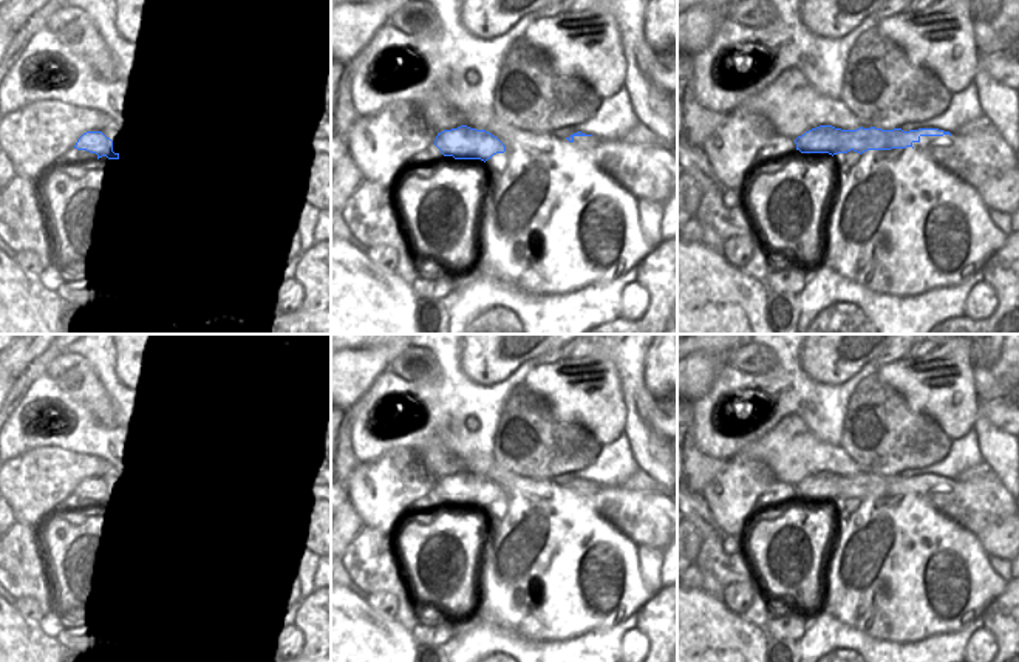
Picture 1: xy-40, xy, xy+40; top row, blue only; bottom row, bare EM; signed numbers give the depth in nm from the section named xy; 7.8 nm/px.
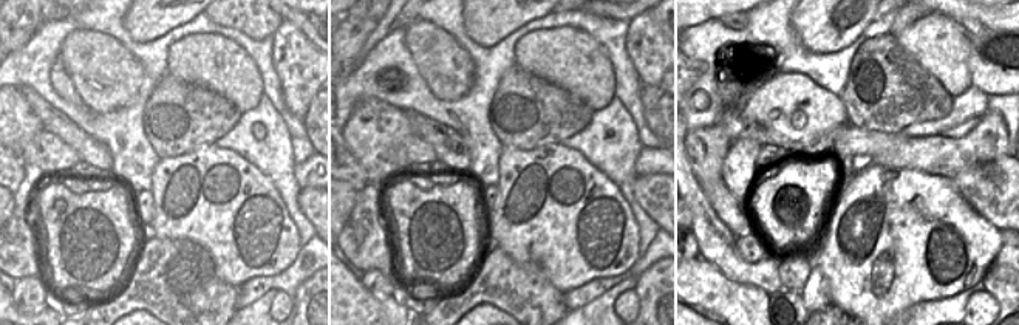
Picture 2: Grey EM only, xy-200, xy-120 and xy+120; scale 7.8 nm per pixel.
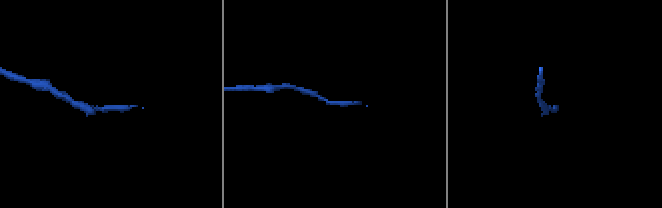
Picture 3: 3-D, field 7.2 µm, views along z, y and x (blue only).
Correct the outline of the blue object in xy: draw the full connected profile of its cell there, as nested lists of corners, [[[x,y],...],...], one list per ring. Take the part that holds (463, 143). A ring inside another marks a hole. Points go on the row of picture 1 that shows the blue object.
[[[467,125],[438,133],[435,145],[444,156],[481,159],[484,162],[493,155],[506,152],[506,145],[496,136]]]

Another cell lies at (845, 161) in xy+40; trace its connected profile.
[[[850,150],[847,153],[838,153],[833,155],[833,161],[840,170],[840,173],[847,173],[858,161],[860,161],[860,153]]]

